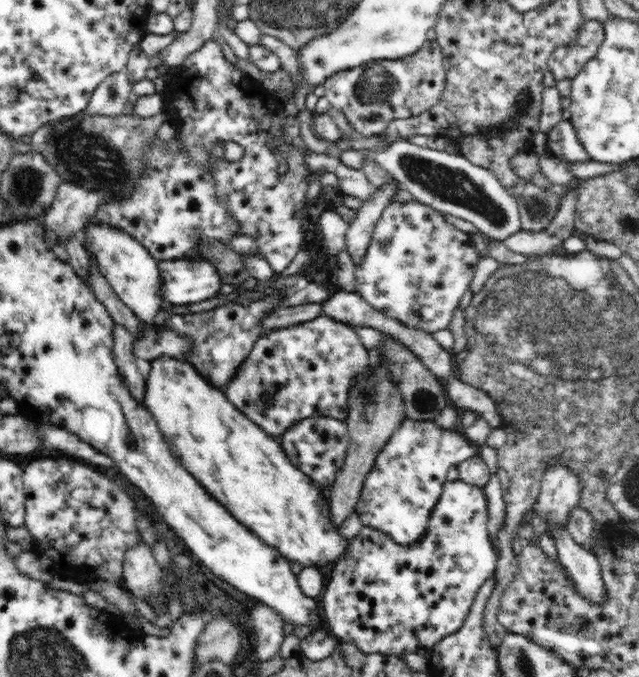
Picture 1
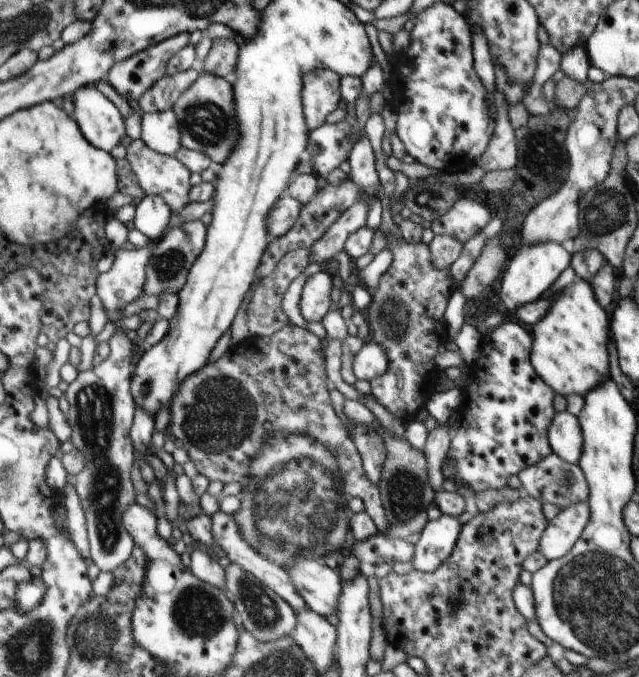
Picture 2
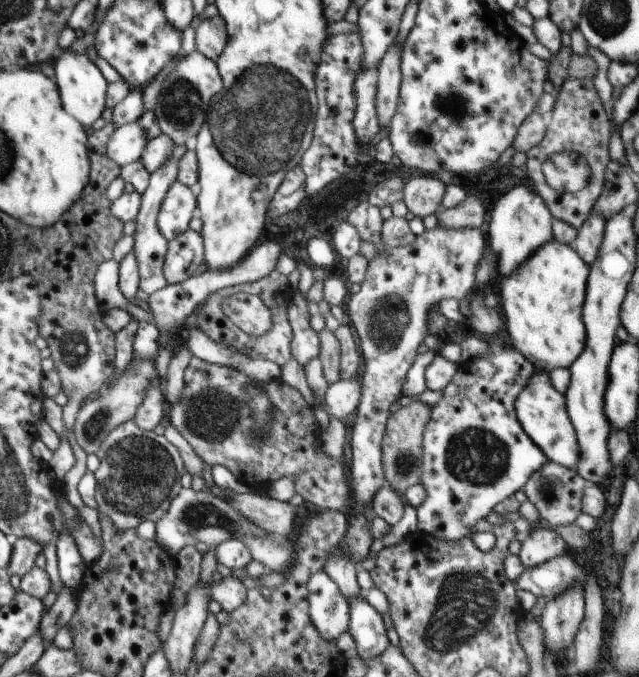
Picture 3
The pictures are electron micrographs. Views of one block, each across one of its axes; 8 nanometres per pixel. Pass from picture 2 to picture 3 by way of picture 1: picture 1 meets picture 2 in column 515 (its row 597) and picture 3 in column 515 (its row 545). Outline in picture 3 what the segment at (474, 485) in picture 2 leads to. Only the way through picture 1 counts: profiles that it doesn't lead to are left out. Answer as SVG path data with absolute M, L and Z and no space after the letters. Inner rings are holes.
M505 334L487 338L487 341L490 352L486 356L458 364L458 372L443 388L442 400L431 408L430 422L424 428L420 483L426 488L426 500L415 509L417 528L435 539L453 541L470 536L472 528L484 520L496 504L523 490L530 476L548 462L544 452L524 432L514 406L536 368L513 347Z

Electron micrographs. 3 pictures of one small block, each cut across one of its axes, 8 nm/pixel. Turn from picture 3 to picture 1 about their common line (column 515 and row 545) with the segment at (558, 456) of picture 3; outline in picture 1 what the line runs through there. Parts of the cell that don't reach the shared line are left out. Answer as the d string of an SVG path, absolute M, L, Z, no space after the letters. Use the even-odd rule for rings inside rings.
M408 417L394 430L389 442L378 452L373 467L364 481L355 509L362 520L362 525L388 535L392 541L402 546L407 547L417 543L417 540L426 532L430 514L442 494L447 472L452 466L457 466L467 458L477 456L479 456L478 447L460 433L454 430L444 430L436 426L434 420L416 421Z

